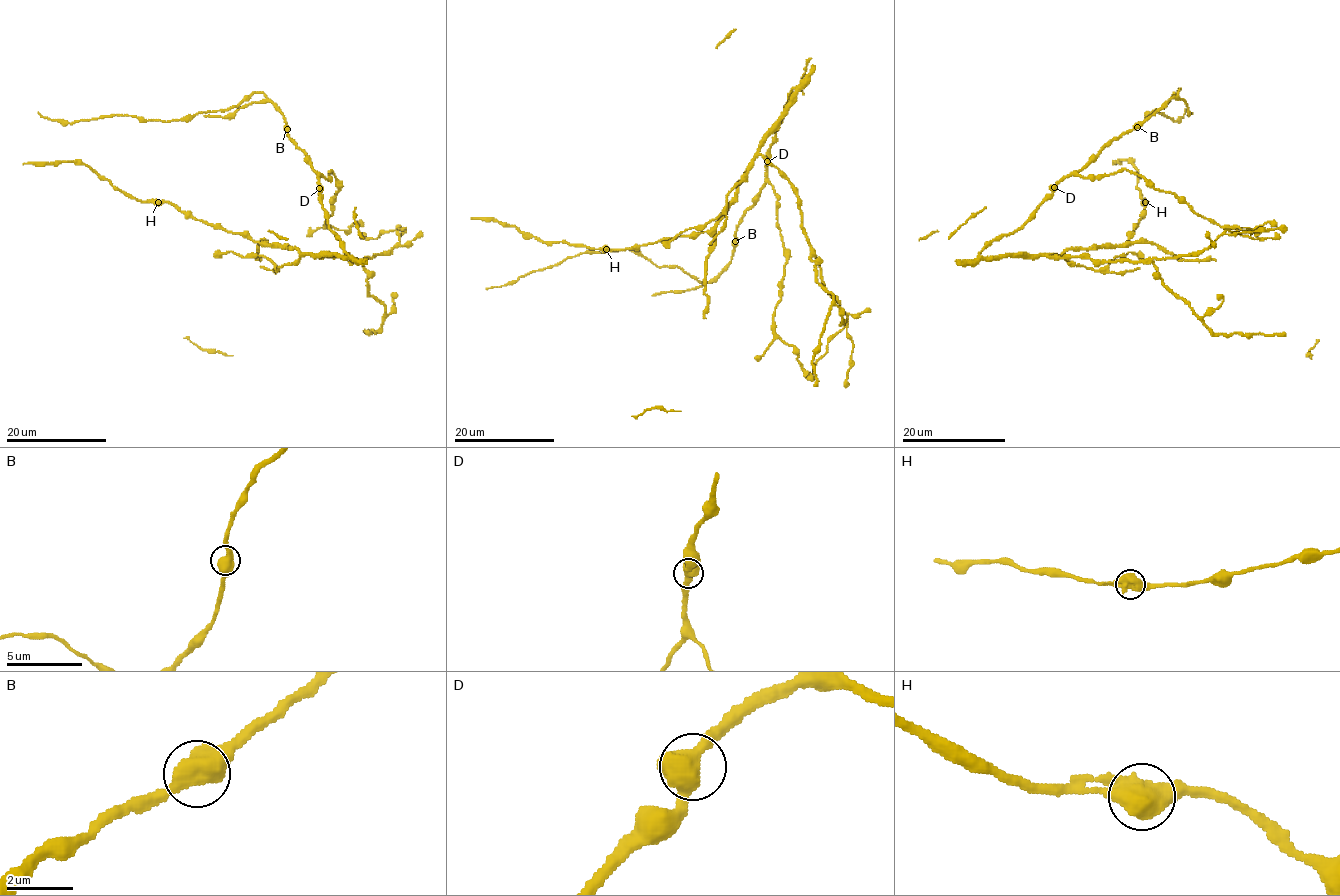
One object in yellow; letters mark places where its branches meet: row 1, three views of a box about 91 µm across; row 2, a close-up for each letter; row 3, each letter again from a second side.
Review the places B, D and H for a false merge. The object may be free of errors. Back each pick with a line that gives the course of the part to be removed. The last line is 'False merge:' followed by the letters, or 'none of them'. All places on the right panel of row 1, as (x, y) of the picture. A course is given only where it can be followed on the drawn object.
False merge: none of them

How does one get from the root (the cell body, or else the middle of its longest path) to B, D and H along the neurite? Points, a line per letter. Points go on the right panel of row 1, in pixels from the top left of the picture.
B: (1014, 233), (1063, 178), (1076, 174), (1106, 145), (1137, 127)
D: (1014, 233), (1054, 187)
H: (1014, 233), (998, 236), (979, 254), (1049, 256), (1069, 249), (1121, 247), (1138, 224), (1145, 202)

